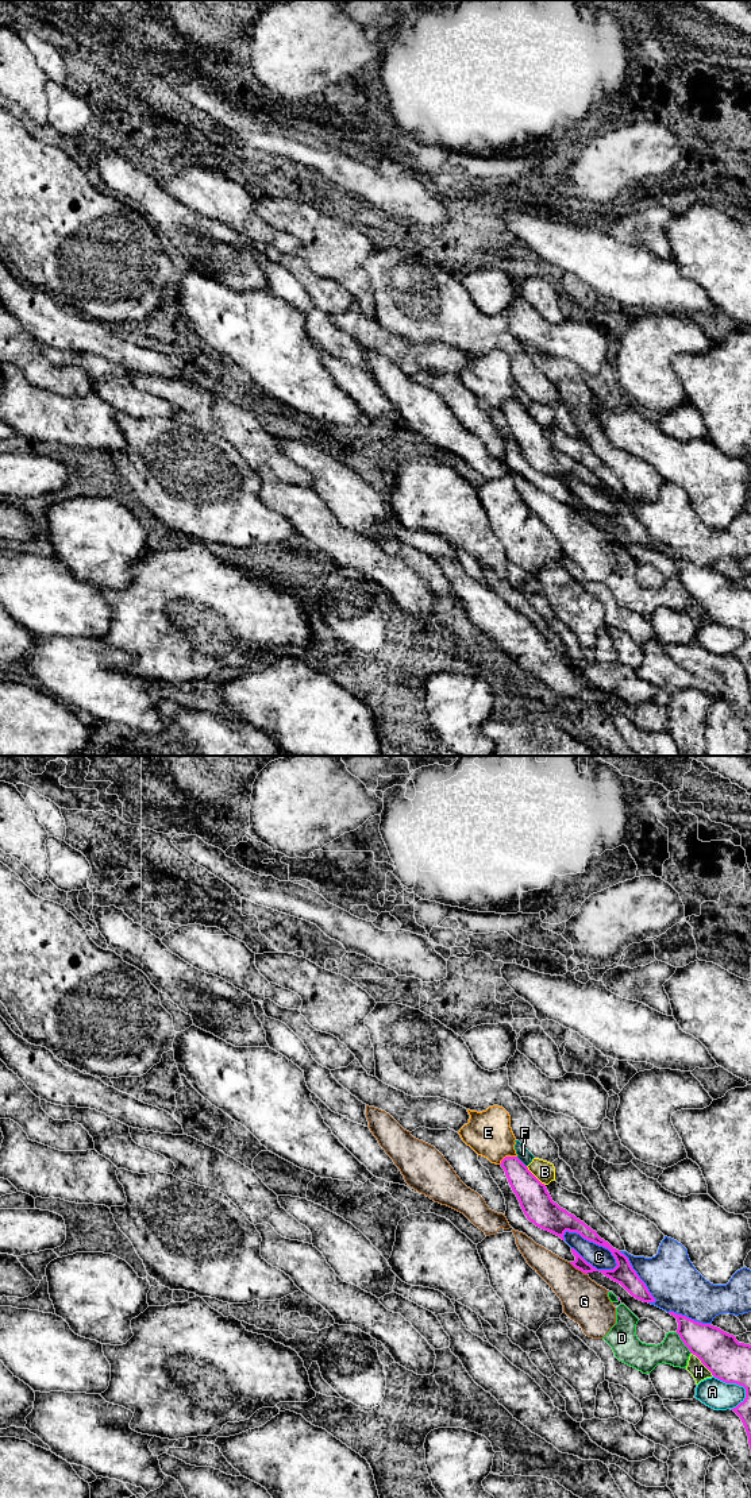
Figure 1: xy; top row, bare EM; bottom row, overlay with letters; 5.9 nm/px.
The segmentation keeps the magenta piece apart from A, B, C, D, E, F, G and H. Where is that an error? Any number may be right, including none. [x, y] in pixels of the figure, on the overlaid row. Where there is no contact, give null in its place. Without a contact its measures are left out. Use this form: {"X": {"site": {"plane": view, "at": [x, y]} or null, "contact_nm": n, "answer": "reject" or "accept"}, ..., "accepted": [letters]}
{"A": {"site": {"plane": "xy", "at": [735, 1382]}, "contact_nm": 240, "answer": "reject"}, "B": {"site": {"plane": "xy", "at": [534, 1176]}, "contact_nm": 170, "answer": "reject"}, "C": {"site": {"plane": "xy", "at": [593, 1242]}, "contact_nm": 380, "answer": "reject"}, "D": {"site": {"plane": "xy", "at": [684, 1343]}, "contact_nm": 160, "answer": "reject"}, "E": {"site": {"plane": "xy", "at": [507, 1157]}, "contact_nm": 120, "answer": "reject"}, "F": {"site": {"plane": "xy", "at": [522, 1162]}, "contact_nm": 90, "answer": "reject"}, "G": {"site": {"plane": "xy", "at": [578, 1269]}, "contact_nm": 130, "answer": "reject"}, "H": {"site": {"plane": "xy", "at": [703, 1363]}, "contact_nm": 190, "answer": "reject"}, "accepted": []}

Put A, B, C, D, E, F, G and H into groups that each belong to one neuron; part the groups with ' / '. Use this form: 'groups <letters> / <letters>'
groups A D / B F / C / E / G / H

